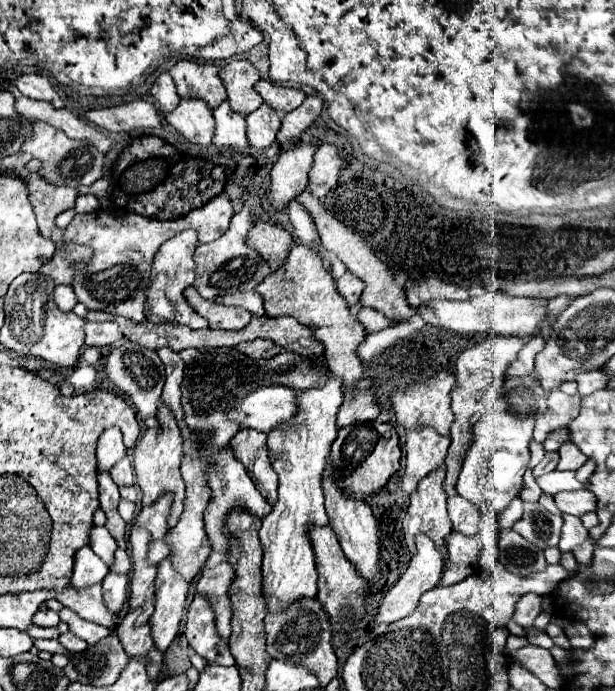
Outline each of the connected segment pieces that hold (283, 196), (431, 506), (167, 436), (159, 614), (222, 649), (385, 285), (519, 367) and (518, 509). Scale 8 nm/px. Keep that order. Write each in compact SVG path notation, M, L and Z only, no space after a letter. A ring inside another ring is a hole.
M300 143L278 155L270 173L270 201L276 211L286 209L308 187L308 169L316 147Z
M438 469L434 473L430 473L428 477L424 477L420 483L418 483L418 489L410 495L410 505L408 505L408 511L406 511L406 517L404 517L404 535L406 535L406 545L412 553L416 553L416 545L414 545L414 537L418 533L424 533L428 535L436 545L438 549L442 551L444 555L444 569L448 567L448 549L446 549L446 537L450 535L452 531L452 521L448 519L448 509L446 509L446 493L442 489L442 483L444 483L444 477L446 477L446 471Z
M160 405L160 423L162 431L146 431L140 441L134 447L134 469L136 469L136 481L142 489L142 505L154 505L162 493L170 491L174 495L172 499L172 511L168 517L168 527L176 527L182 515L184 507L184 481L180 477L180 461L182 461L182 435L178 431L176 419L172 417L172 411L166 405Z
M170 559L158 565L156 575L156 601L154 613L150 617L154 647L164 653L178 633L180 617L184 611L184 601L188 593L188 583L172 569Z
M202 595L194 597L186 619L188 621L186 621L184 635L190 643L190 647L198 655L202 655L208 663L226 665L226 667L234 665L234 657L230 655L228 643L224 639L220 639L218 633L216 633L214 611Z
M306 189L306 193L302 193L302 197L298 197L298 203L302 203L310 215L314 217L316 221L316 229L318 229L318 235L322 239L322 245L334 253L350 273L354 273L356 277L360 277L364 283L366 283L366 289L362 293L362 301L360 305L370 305L378 311L382 311L386 317L392 317L392 319L410 319L414 315L414 309L408 305L406 301L406 293L404 293L404 287L398 285L394 281L394 275L392 271L372 253L372 249L362 241L360 235L356 235L350 227L346 227L342 221L338 221L332 213L328 213L322 203Z
M538 335L538 337L532 337L522 349L520 349L520 353L518 353L518 357L514 359L514 365L510 365L508 369L506 369L506 375L504 375L504 379L508 379L508 377L524 377L524 375L528 375L530 371L532 371L532 365L534 365L534 355L544 347L544 337L542 335ZM532 339L536 339L536 343L532 343Z
M516 497L502 513L502 523L500 523L500 529L508 529L508 527L512 527L520 517L522 517L522 501L520 501L520 497Z

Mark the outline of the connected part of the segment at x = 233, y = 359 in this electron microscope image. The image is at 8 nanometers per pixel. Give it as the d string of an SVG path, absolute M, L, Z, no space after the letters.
M232 347L184 349L184 351L180 351L180 357L186 363L184 383L182 383L182 407L184 407L184 413L186 413L186 423L194 431L208 435L216 447L224 447L226 443L230 443L230 439L241 430L238 423L230 421L226 417L226 411L230 411L234 405L238 405L238 401L242 401L242 397L252 393L256 387L260 387L260 385L286 385L286 387L292 387L292 389L310 389L310 387L324 385L328 373L330 373L322 357L320 359L308 359L308 357L302 357L302 355L292 353L292 351L282 351L280 355L268 359L268 361L254 361L254 359L238 353Z

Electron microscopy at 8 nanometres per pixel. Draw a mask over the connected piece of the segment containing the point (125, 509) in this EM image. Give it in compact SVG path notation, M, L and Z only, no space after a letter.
M120 499L120 505L118 505L118 509L120 509L120 515L122 515L122 519L124 521L132 521L134 519L134 515L136 515L136 503L134 501L128 501L128 499Z

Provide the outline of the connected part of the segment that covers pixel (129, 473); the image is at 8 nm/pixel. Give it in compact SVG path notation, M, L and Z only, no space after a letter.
M128 457L120 459L112 469L110 469L110 475L114 479L114 483L120 487L120 485L134 485L134 471L132 471L132 465L128 461Z

